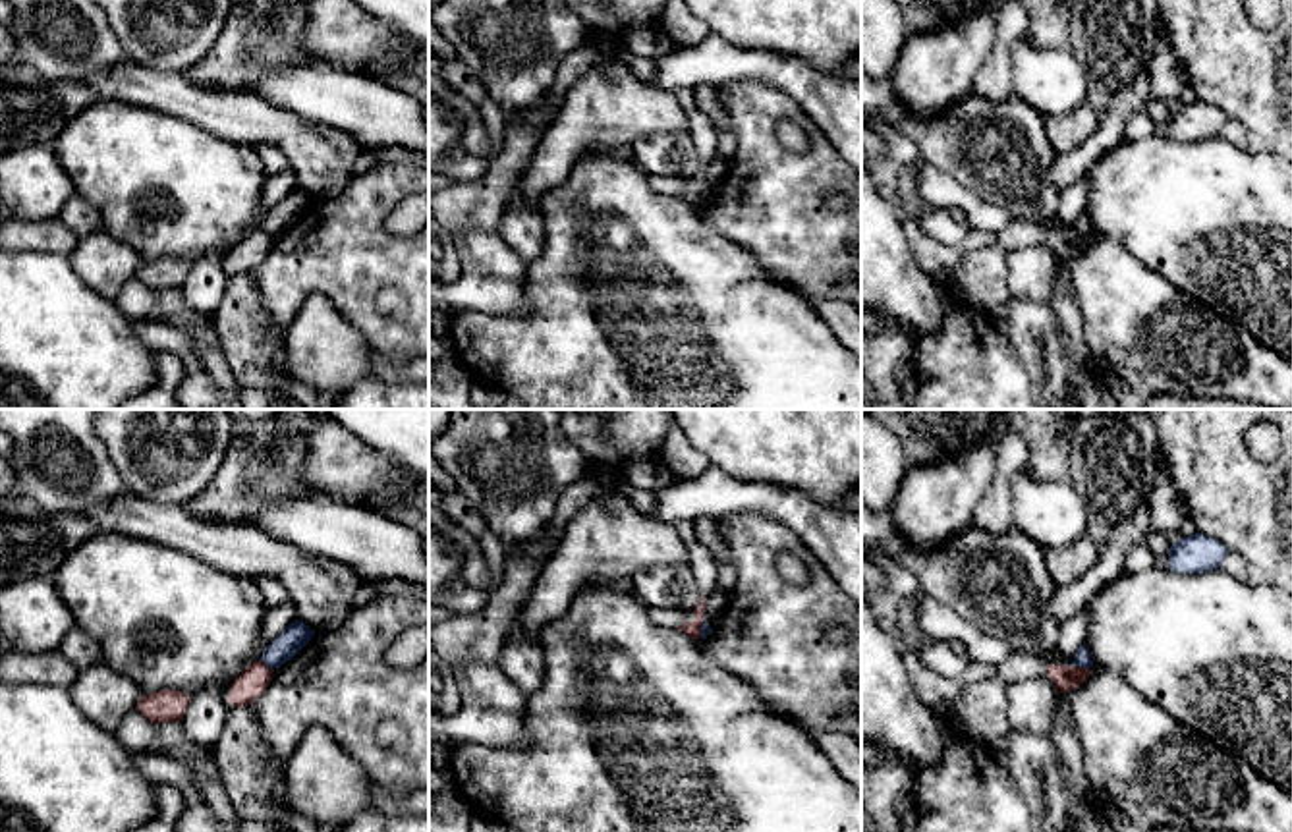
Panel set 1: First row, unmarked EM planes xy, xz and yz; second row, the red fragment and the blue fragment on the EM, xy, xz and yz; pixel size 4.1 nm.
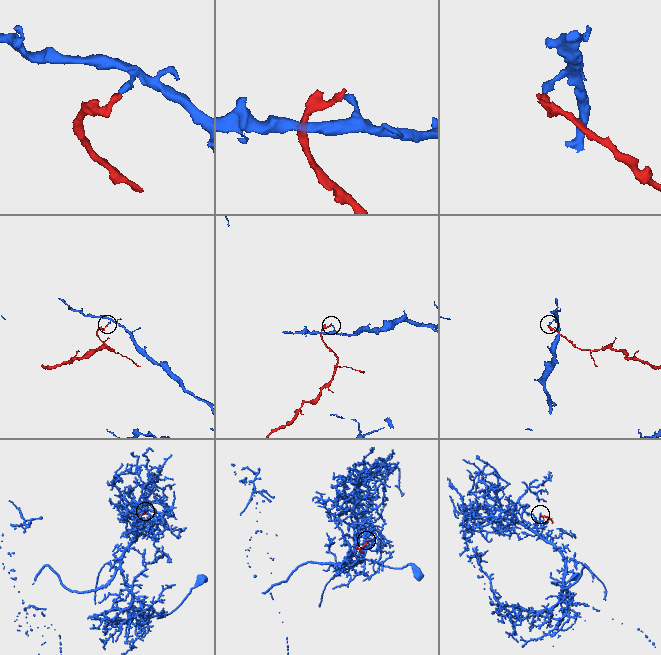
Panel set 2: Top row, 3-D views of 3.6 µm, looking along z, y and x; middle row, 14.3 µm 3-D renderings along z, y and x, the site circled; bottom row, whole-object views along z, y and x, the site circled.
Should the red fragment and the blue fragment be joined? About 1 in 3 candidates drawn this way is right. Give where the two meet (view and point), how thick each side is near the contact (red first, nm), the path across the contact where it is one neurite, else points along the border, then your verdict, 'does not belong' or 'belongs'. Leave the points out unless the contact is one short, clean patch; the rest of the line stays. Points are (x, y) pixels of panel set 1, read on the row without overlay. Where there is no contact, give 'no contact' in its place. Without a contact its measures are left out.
yz (1080, 236) | 100/70 nm | along yz (1072, 232), (1088, 236) | does not belong

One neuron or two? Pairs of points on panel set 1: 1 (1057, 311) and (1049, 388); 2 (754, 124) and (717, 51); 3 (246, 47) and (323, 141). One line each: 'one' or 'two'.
1: one
2: two
3: two

